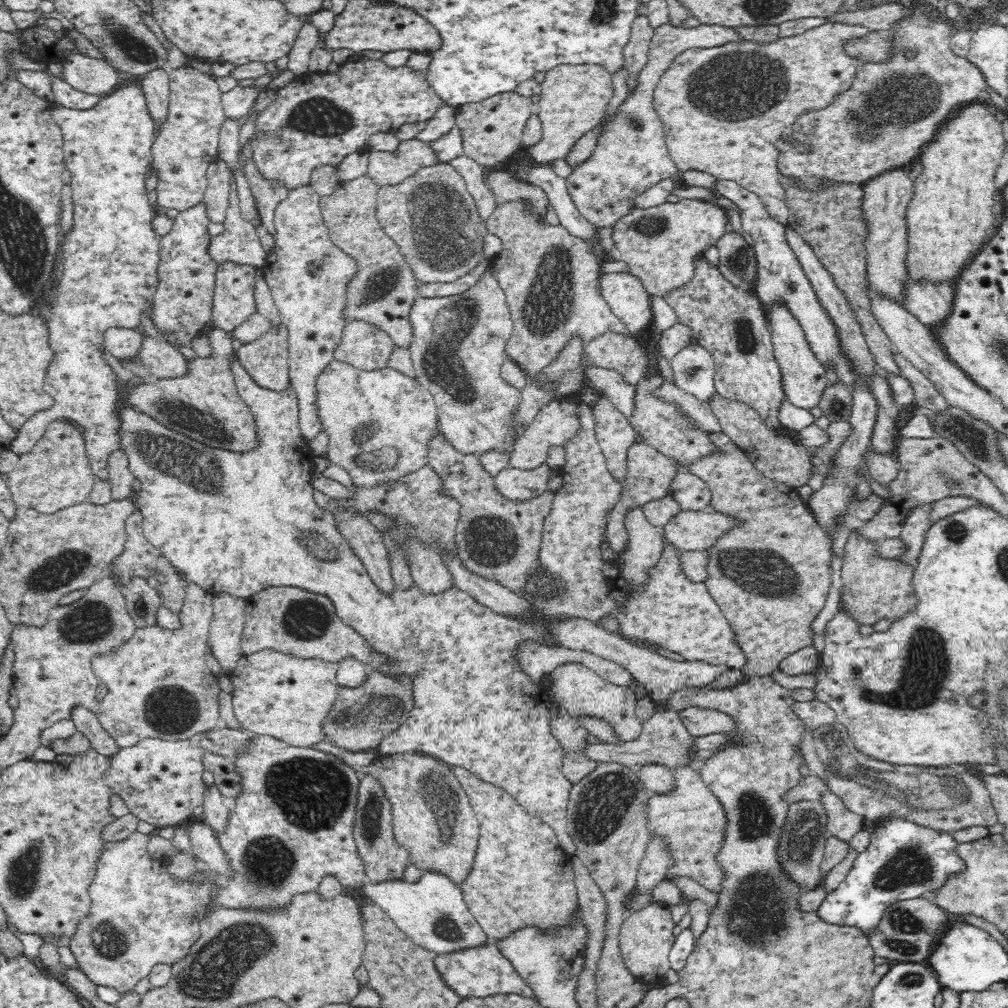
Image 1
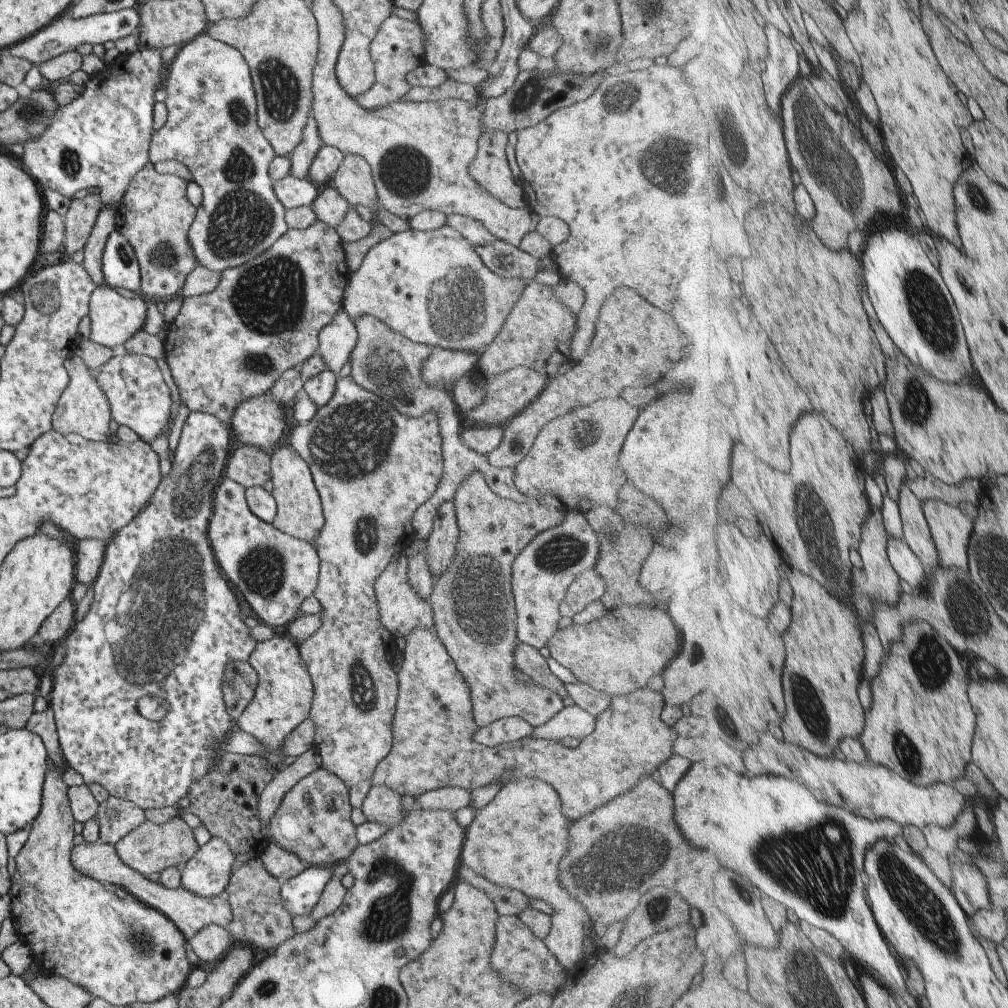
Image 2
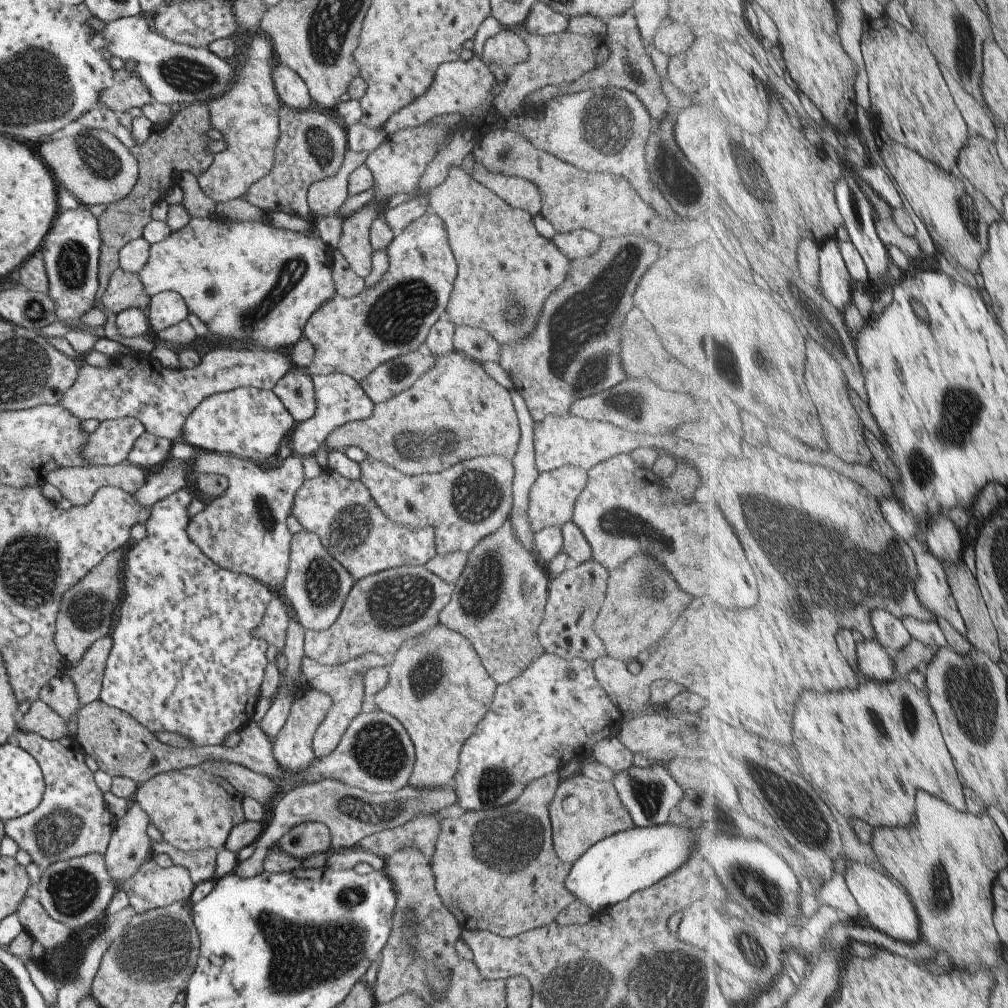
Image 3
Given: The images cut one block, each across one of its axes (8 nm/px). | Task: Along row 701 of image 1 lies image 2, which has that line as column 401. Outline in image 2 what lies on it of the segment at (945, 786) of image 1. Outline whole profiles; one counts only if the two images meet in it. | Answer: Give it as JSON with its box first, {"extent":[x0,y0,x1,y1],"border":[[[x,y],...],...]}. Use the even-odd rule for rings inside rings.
{"extent":[362,785,410,828],"border":[[[373,785],[362,804],[362,811],[368,821],[385,823],[388,828],[398,825],[410,812],[401,807],[398,792],[383,785]]]}

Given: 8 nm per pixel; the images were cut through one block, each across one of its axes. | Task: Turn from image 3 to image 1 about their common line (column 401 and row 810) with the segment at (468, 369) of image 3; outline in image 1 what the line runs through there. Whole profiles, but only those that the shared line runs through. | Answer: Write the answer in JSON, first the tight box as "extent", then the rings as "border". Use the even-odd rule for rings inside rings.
{"extent":[356,753,479,886],"border":[[[402,753],[378,756],[368,766],[356,768],[356,772],[360,777],[368,773],[382,783],[392,803],[394,837],[408,849],[412,865],[422,872],[444,873],[461,886],[473,865],[479,823],[451,766],[423,753]]]}

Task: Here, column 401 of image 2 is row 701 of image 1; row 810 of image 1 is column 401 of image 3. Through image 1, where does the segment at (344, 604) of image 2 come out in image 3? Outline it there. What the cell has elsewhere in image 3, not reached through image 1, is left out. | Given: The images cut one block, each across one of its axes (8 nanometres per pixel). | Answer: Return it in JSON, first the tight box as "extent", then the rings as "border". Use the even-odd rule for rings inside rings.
{"extent":[291,469,437,581],"border":[[[329,469],[302,483],[294,497],[291,514],[304,531],[320,537],[324,548],[355,581],[392,567],[425,566],[437,555],[432,527],[409,529],[392,522],[361,481],[349,481]]]}

